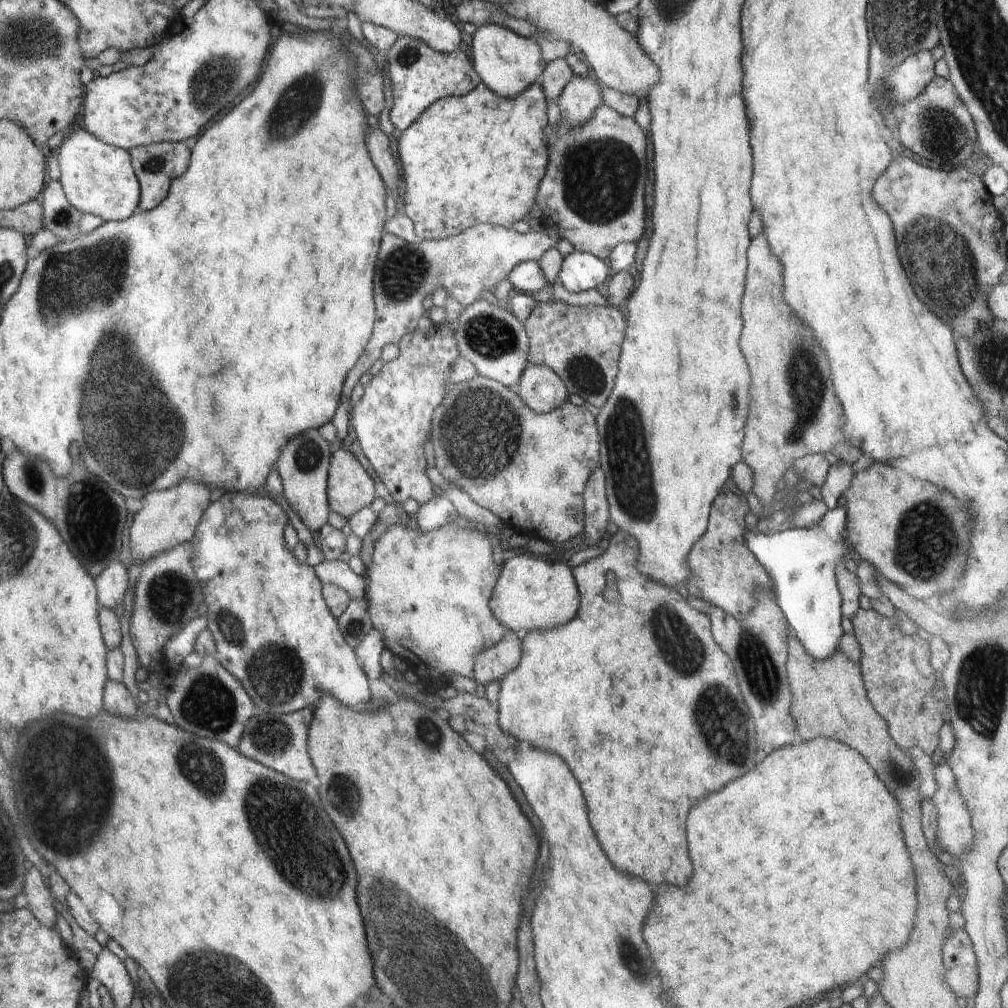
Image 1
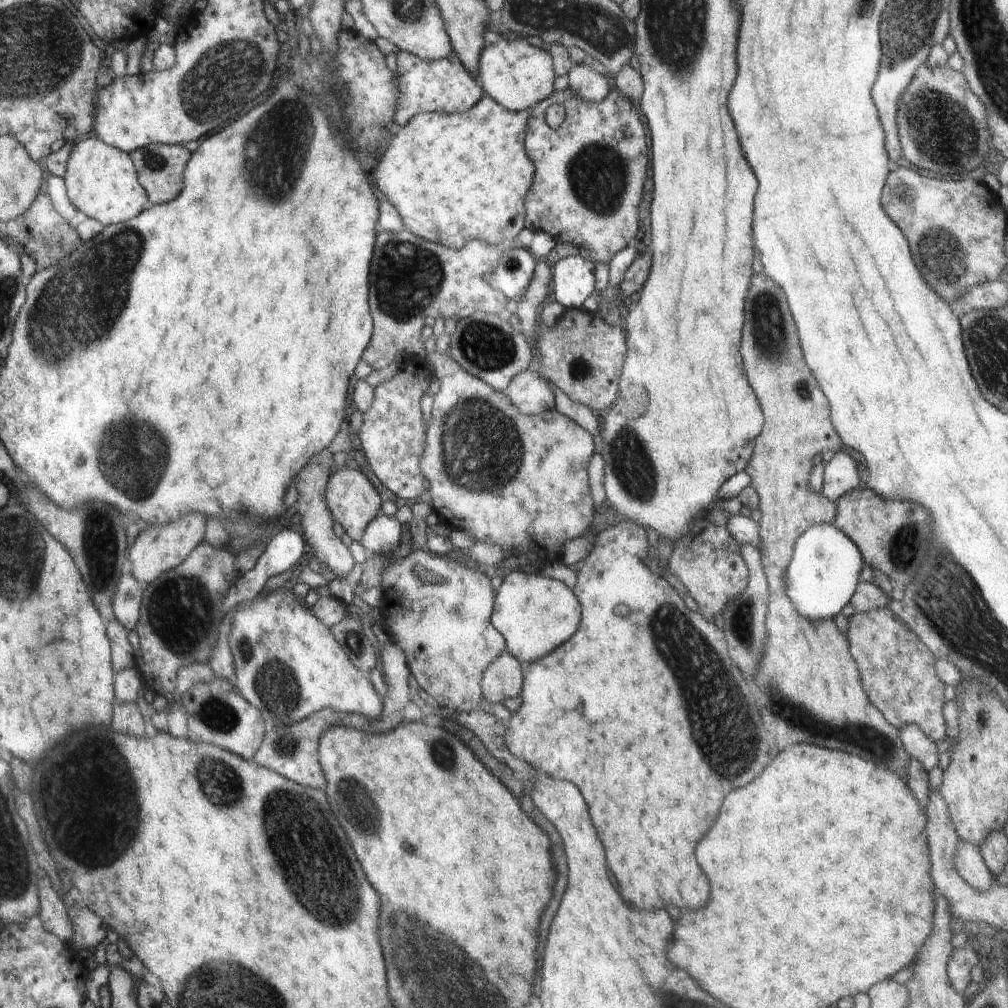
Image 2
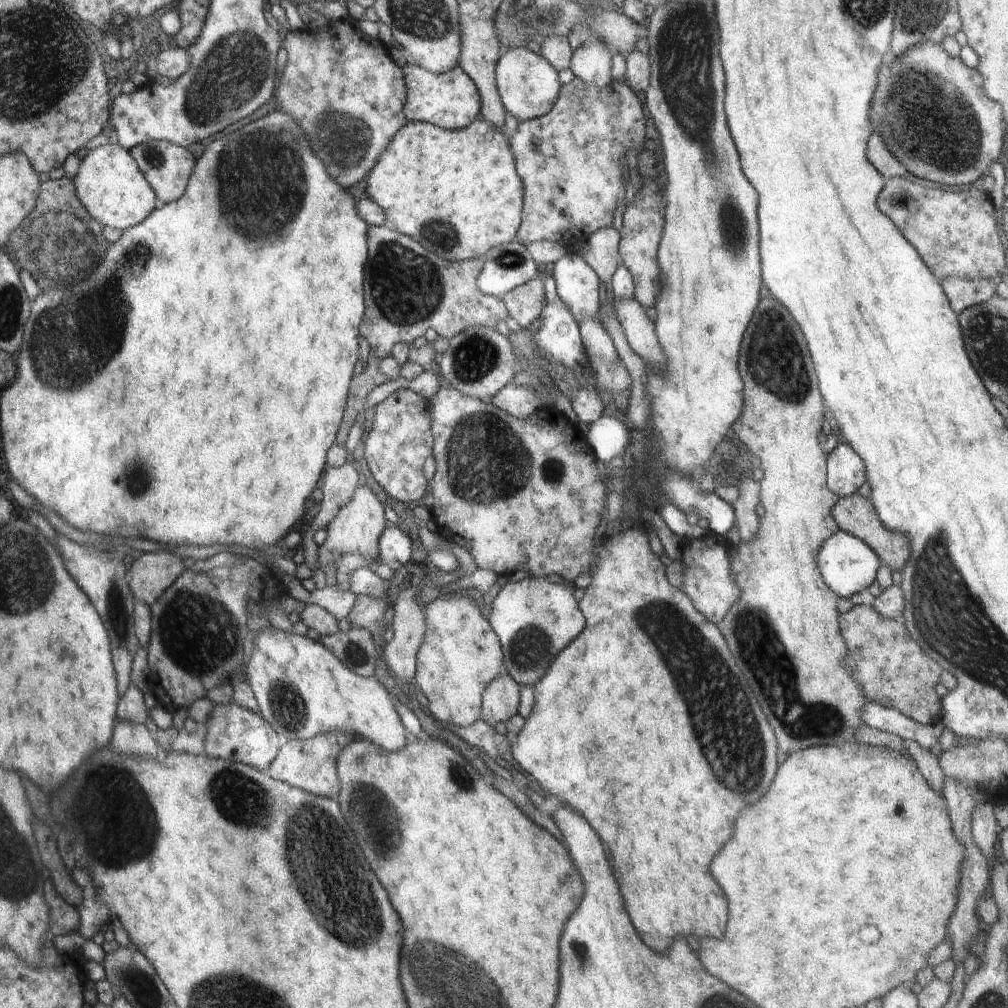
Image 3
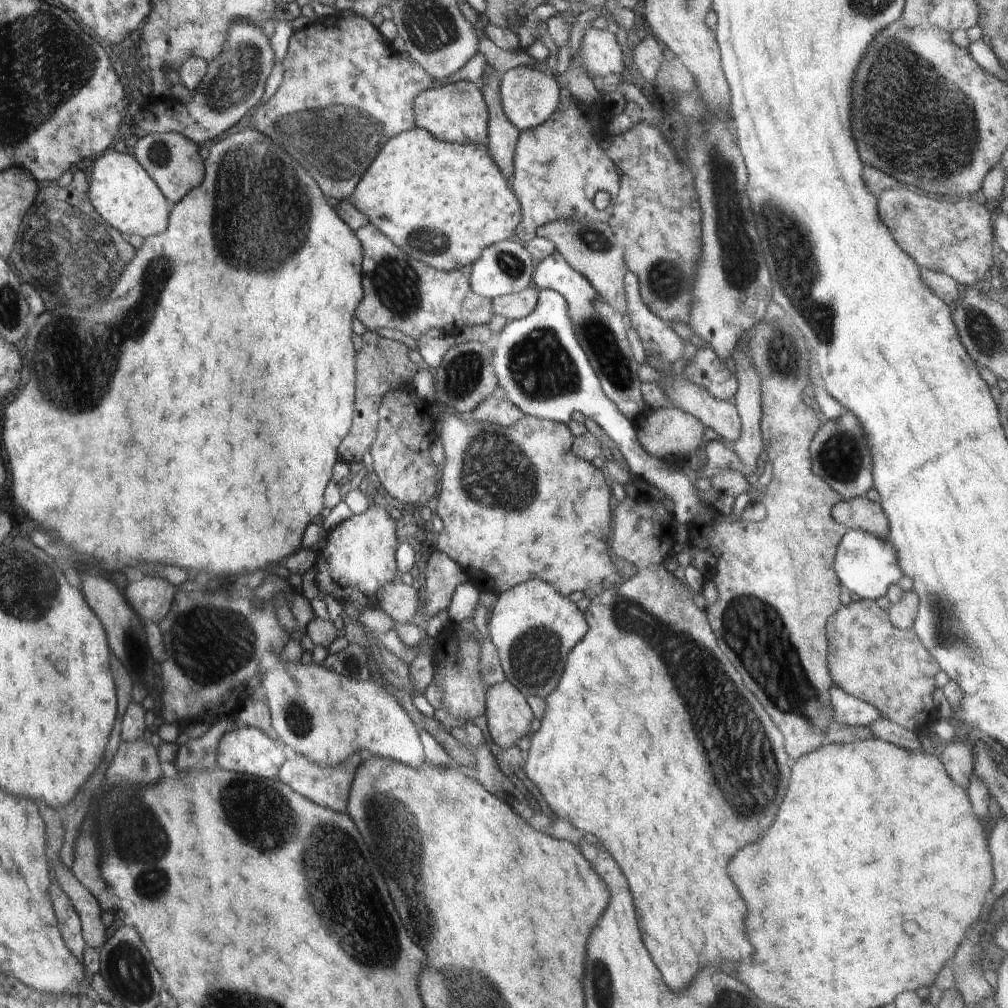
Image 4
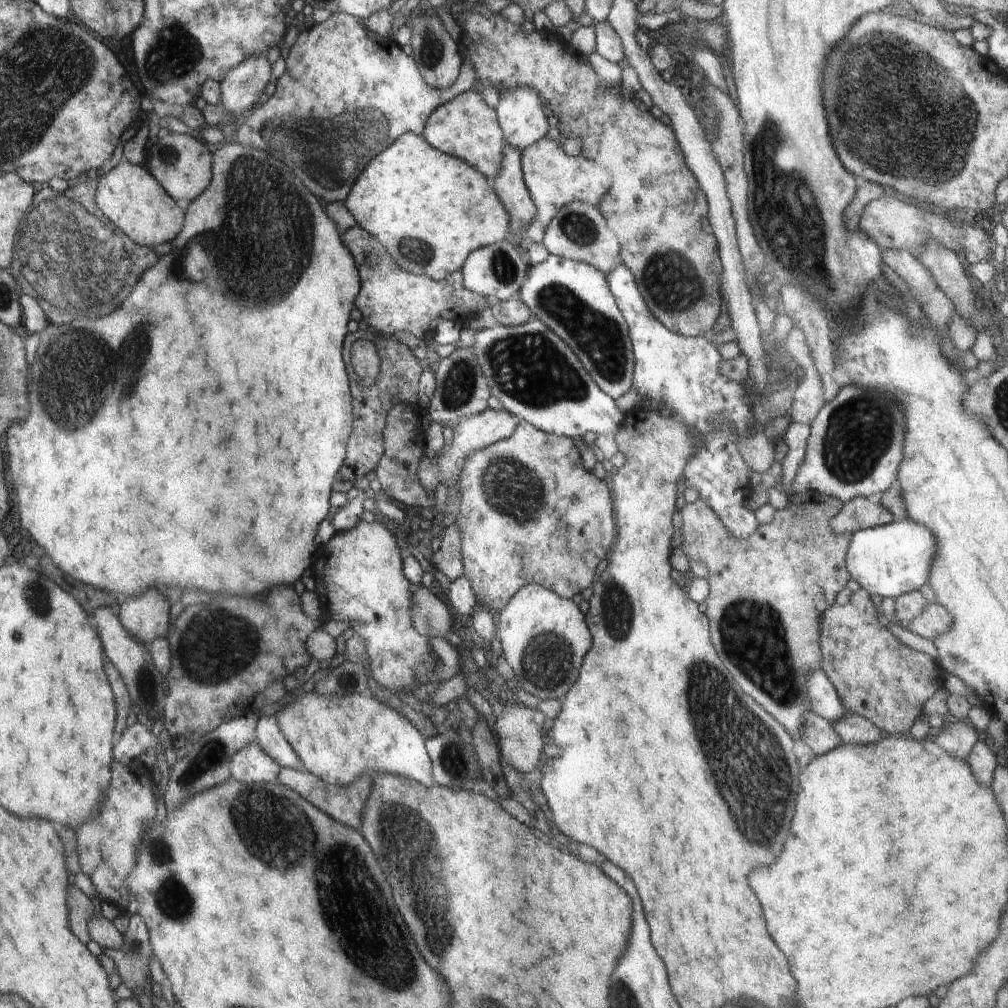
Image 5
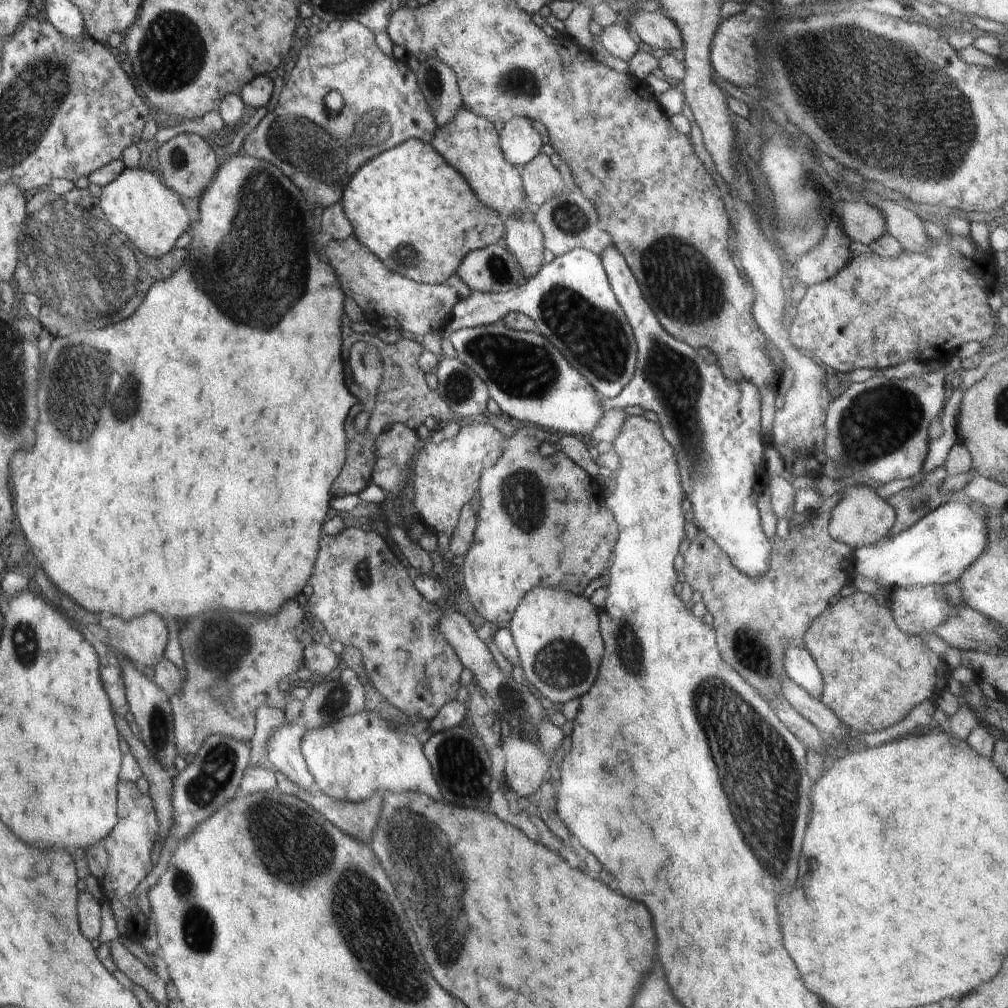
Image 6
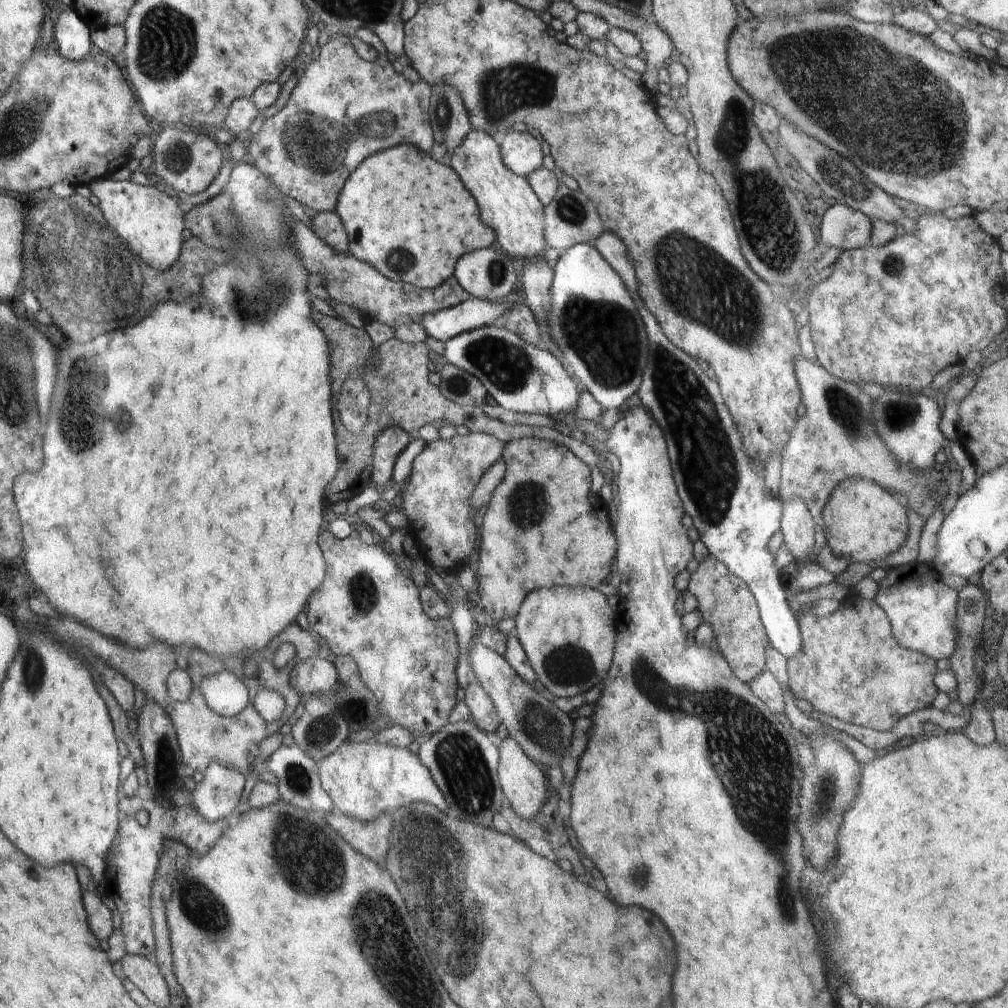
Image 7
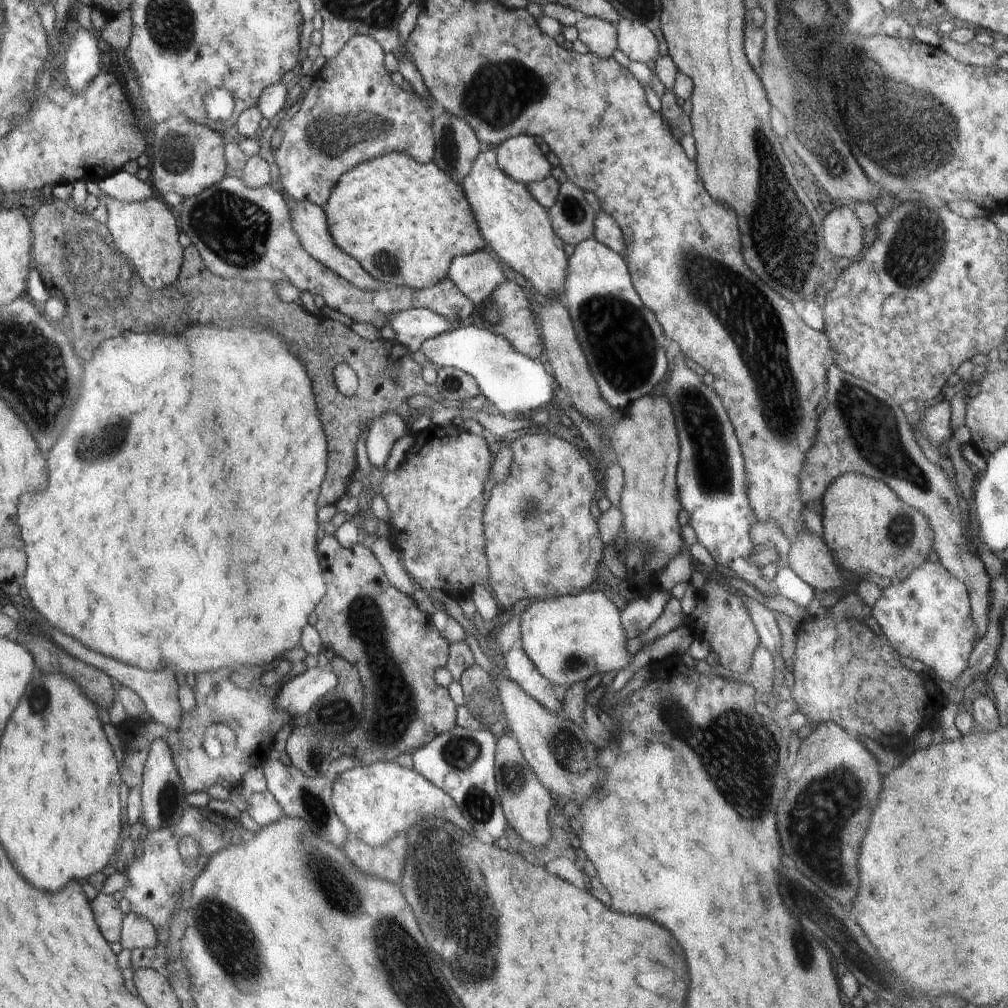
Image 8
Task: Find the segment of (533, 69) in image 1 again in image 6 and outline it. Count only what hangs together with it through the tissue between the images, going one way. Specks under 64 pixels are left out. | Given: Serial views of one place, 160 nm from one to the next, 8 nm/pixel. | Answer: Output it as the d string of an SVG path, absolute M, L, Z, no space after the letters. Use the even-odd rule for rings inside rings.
M526 116L509 119L499 132L502 153L518 169L541 153L542 138L534 122Z

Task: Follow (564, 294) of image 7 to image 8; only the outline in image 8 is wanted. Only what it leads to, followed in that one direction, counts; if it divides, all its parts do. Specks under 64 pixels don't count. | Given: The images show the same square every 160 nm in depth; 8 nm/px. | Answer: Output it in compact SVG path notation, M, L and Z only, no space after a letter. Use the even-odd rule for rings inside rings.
M595 238L579 242L569 257L564 302L601 395L617 410L650 395L668 370L667 338L635 291L622 256Z

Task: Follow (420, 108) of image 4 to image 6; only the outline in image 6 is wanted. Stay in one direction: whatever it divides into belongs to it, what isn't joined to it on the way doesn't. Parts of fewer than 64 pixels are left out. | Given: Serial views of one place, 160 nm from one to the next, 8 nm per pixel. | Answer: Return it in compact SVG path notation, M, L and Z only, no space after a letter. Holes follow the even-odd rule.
M467 107L458 108L454 120L446 126L436 126L434 138L429 143L452 168L456 168L464 178L476 198L494 208L498 214L514 214L529 206L522 188L519 169L506 160L502 153L499 133L490 120L480 114L474 114Z

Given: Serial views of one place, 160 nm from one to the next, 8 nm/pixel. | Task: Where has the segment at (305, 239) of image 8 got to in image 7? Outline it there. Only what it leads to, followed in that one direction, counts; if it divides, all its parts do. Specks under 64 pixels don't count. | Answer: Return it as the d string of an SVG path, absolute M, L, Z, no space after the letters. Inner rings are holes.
M336 212L311 214L311 220L312 230L327 245L330 245L335 251L340 253L349 251L349 238Z

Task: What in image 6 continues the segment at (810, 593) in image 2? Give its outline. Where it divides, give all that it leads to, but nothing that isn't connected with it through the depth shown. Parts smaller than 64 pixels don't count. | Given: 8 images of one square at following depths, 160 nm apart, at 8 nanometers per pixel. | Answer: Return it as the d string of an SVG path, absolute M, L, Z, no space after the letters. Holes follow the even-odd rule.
M978 502L944 504L898 536L890 538L888 535L875 544L854 549L855 573L880 582L888 590L908 586L942 587L950 582L956 584L962 572L986 548L986 538L989 538L986 524L989 524L989 517L999 518L1001 512Z

